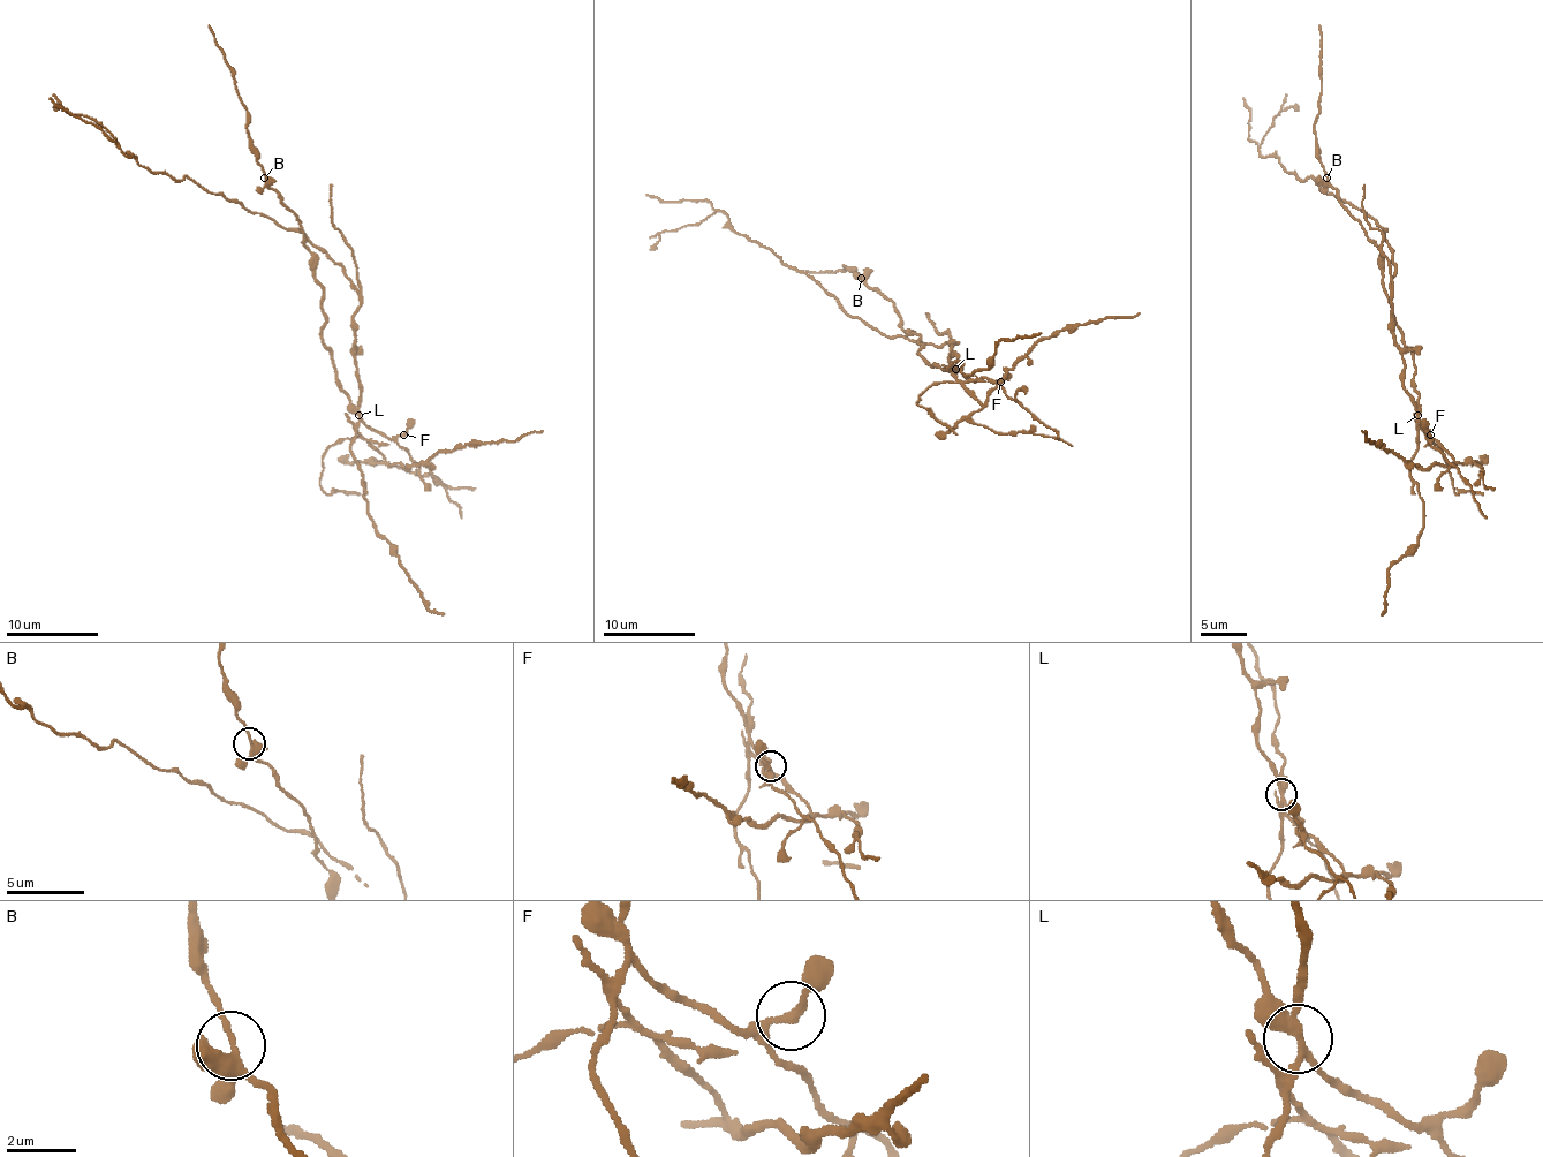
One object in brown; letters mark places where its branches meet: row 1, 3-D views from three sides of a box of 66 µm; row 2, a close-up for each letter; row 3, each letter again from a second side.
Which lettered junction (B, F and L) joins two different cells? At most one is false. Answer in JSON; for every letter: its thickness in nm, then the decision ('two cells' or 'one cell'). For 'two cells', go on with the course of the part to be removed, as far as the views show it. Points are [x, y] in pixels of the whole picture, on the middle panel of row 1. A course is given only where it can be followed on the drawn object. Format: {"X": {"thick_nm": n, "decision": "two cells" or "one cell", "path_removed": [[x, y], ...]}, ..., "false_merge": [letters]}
{"B": {"thick_nm": 280, "decision": "one cell"}, "F": {"thick_nm": 200, "decision": "one cell"}, "L": {"thick_nm": 280, "decision": "two cells", "path_removed": [[957, 368], [950, 345], [957, 342], [882, 335], [748, 241], [720, 211], [663, 232], [651, 250]]}, "false_merge": ["L"]}

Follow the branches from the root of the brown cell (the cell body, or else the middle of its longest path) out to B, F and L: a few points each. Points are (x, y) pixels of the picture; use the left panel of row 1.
B: (355, 358), (360, 400), (353, 405), (323, 342), (316, 256), (304, 242), (302, 221), (264, 178)
F: (355, 358), (360, 418), (387, 437), (403, 435)
L: (355, 358), (360, 416)

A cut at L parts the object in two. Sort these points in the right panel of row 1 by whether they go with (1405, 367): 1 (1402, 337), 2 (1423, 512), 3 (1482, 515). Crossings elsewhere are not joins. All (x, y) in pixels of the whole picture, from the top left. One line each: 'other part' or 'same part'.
1: other part
2: same part
3: other part

